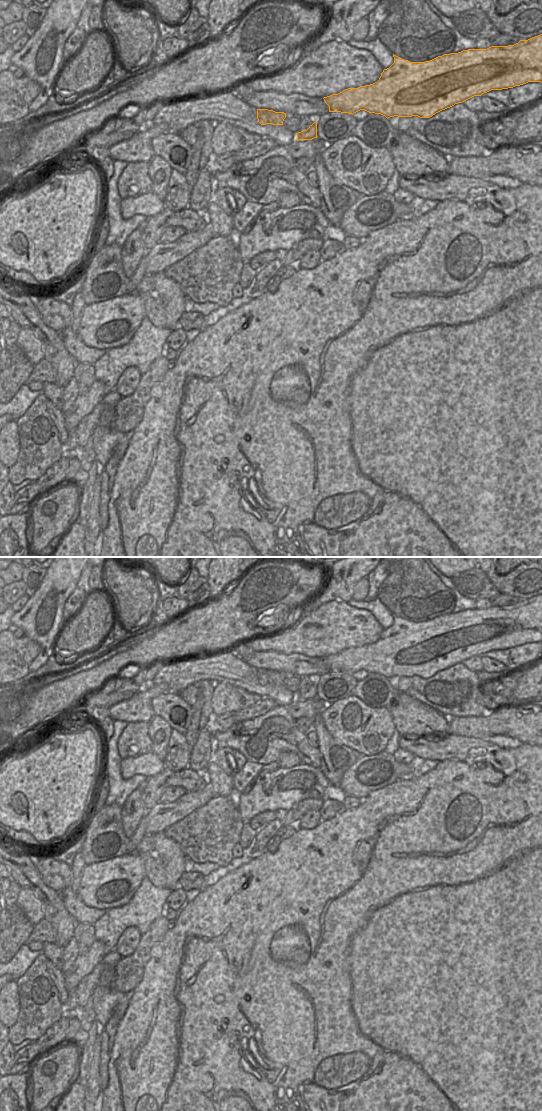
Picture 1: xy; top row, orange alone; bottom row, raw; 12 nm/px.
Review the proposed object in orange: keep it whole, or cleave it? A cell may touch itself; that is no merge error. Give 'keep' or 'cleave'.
keep

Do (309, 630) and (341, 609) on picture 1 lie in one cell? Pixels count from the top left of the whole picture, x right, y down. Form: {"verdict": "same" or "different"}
{"verdict": "same"}

